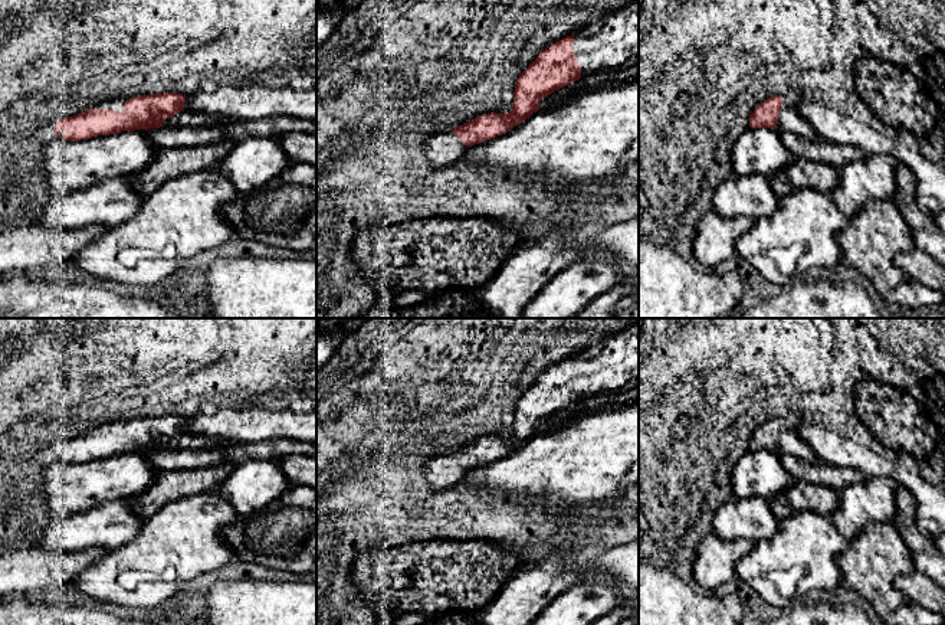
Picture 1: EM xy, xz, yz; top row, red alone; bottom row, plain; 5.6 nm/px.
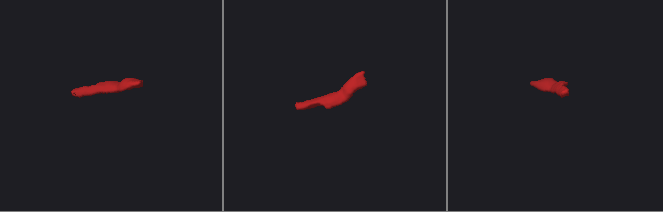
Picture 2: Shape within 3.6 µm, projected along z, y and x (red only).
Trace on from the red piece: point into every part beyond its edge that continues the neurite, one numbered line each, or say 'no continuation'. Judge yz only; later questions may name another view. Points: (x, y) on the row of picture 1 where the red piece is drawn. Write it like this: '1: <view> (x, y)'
1: yz (788, 120)

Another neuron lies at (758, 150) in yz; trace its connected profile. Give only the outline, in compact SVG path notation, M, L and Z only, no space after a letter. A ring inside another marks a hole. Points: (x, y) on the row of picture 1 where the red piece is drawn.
M748 128L735 141L731 164L735 176L771 177L795 157L784 147L780 132L771 128Z

